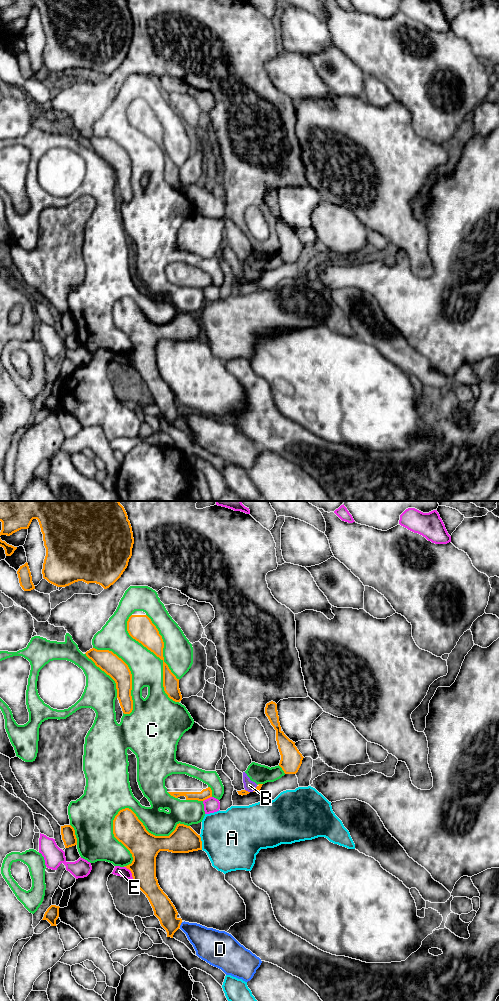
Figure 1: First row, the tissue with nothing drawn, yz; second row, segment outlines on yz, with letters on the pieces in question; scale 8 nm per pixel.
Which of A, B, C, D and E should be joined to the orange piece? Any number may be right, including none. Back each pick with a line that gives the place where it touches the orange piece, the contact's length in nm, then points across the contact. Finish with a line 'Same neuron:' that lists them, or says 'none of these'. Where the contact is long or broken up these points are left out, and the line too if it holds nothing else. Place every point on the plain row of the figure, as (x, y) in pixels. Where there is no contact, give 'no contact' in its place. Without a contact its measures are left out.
Same neuron: none of these

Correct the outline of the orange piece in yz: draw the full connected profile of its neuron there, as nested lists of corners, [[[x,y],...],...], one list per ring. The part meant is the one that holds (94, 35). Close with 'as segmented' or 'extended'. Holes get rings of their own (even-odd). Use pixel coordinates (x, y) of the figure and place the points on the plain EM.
[[[0,0],[0,24],[28,17],[33,7],[38,8],[43,22],[46,44],[42,62],[49,71],[66,75],[83,69],[107,77],[127,56],[134,26],[126,0]]]; as segmented

